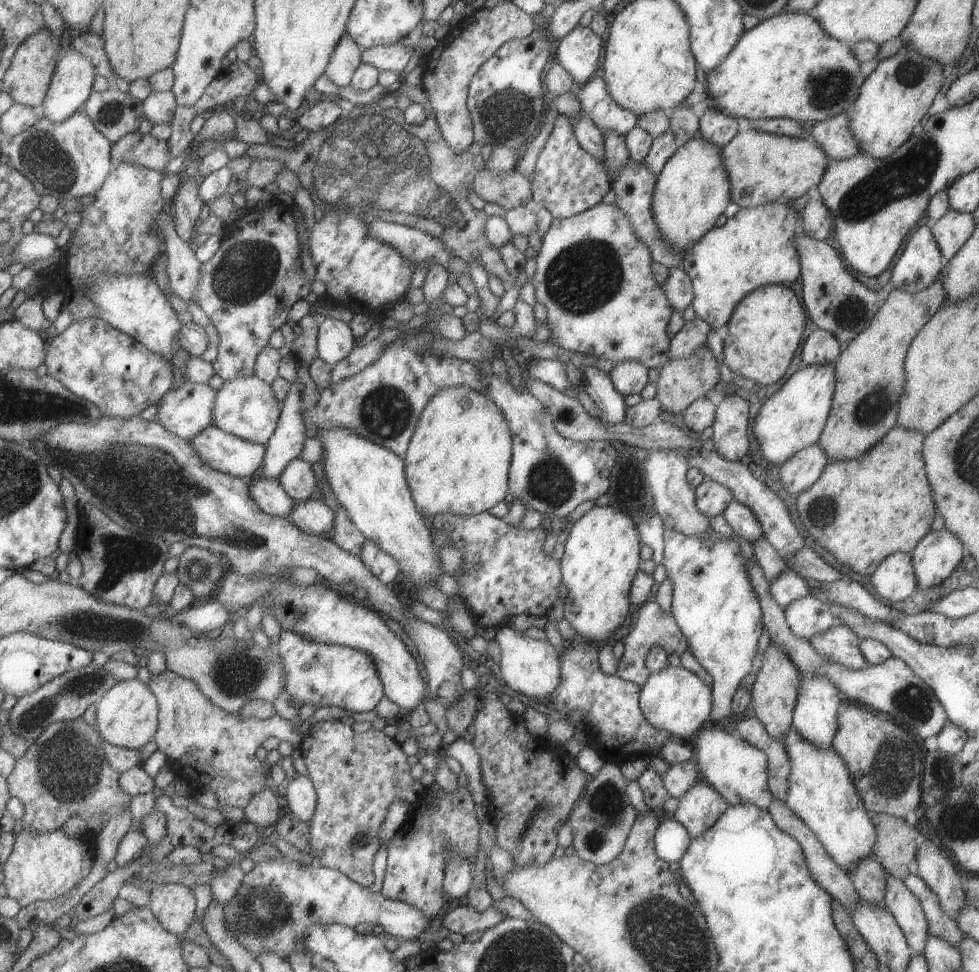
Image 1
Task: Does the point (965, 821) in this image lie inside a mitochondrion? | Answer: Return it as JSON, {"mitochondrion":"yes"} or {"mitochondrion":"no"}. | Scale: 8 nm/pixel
{"mitochondrion":"yes"}

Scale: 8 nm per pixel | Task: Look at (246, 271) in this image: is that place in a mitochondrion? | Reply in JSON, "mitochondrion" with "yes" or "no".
{"mitochondrion":"yes"}

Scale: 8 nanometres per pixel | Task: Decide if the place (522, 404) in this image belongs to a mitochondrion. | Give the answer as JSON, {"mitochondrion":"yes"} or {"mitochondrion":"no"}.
{"mitochondrion":"no"}

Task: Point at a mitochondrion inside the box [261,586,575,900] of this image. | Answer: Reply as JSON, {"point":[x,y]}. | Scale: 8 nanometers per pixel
{"point":[362,838]}

